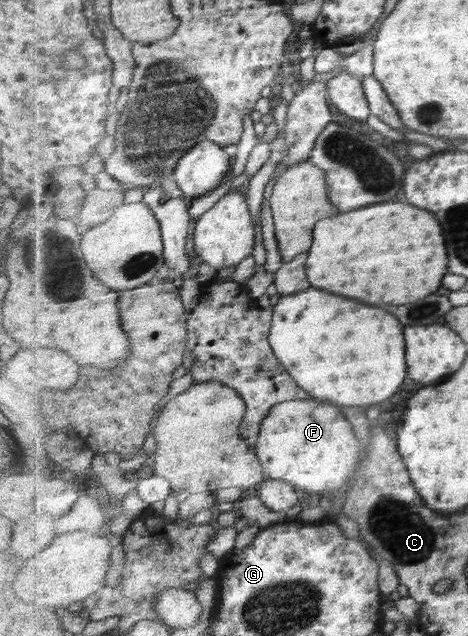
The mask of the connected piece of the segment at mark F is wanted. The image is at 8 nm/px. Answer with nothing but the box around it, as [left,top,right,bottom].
[256,399,360,493]

